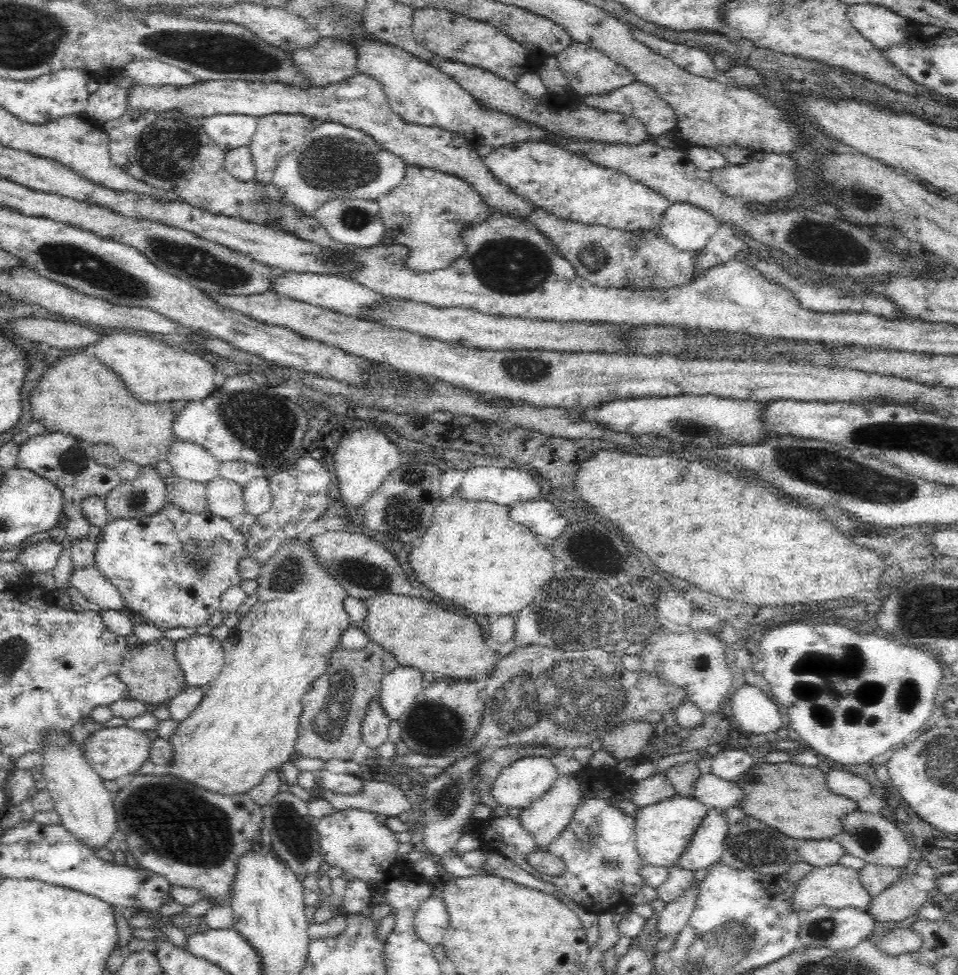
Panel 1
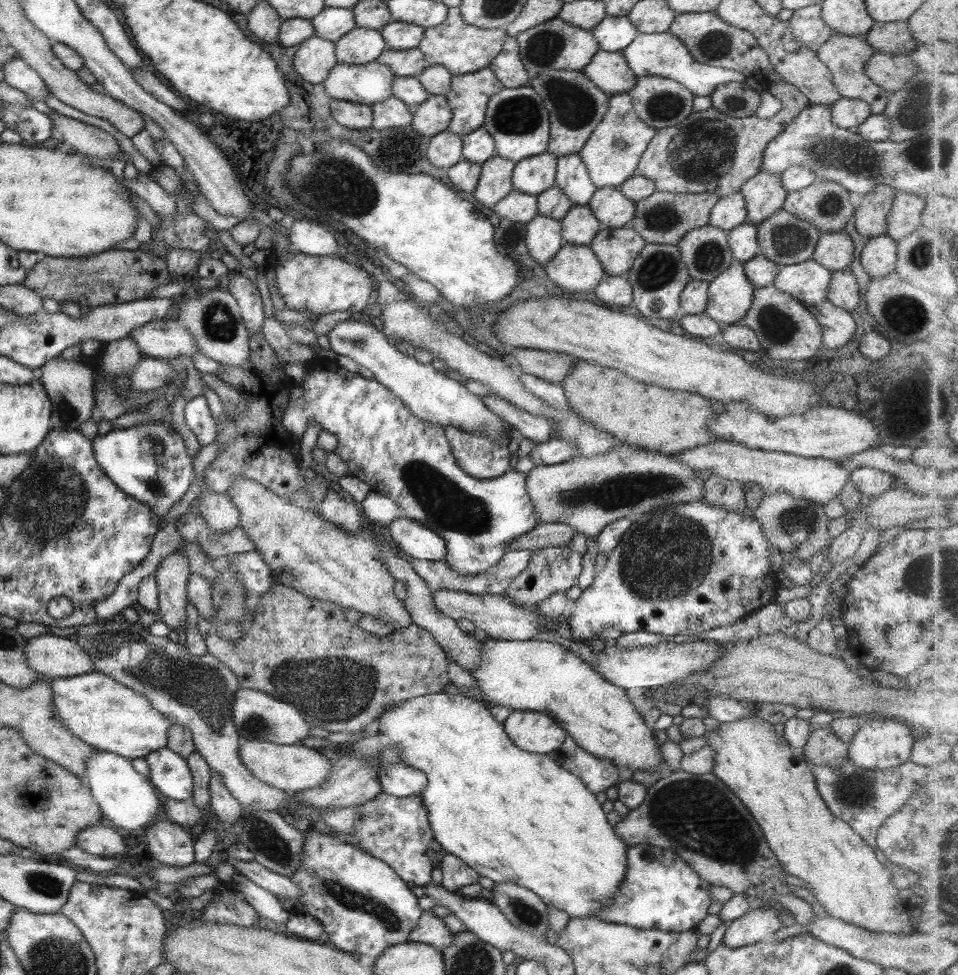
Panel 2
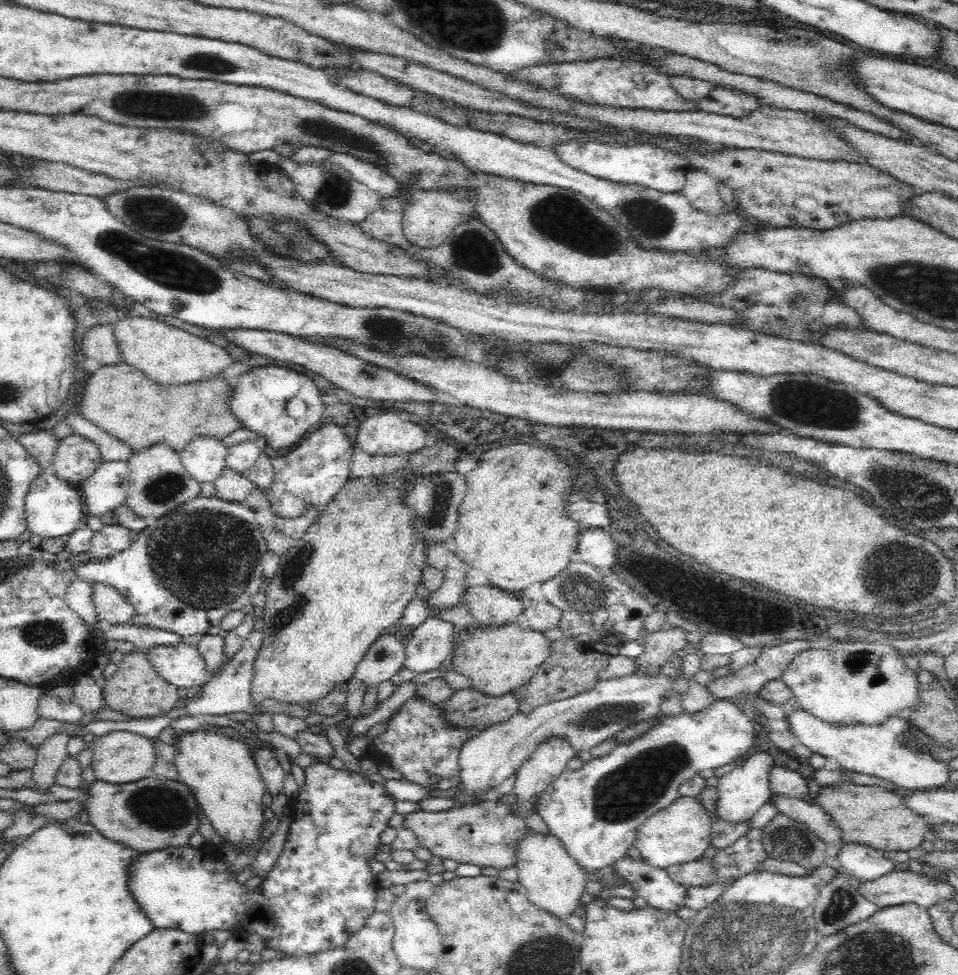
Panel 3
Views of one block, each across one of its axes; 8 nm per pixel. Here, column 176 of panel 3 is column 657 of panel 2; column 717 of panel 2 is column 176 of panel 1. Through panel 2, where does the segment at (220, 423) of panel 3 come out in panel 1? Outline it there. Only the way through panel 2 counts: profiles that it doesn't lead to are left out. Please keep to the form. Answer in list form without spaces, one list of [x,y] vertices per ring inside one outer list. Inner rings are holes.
[[[74,354],[56,360],[48,370],[38,378],[36,386],[30,392],[30,410],[32,418],[42,423],[48,433],[63,433],[93,445],[99,443],[110,444],[119,455],[141,467],[154,466],[164,460],[172,444],[177,442],[172,433],[173,414],[170,403],[136,403],[130,393],[124,390],[124,384],[116,378],[110,368],[104,368],[95,356],[88,354]]]

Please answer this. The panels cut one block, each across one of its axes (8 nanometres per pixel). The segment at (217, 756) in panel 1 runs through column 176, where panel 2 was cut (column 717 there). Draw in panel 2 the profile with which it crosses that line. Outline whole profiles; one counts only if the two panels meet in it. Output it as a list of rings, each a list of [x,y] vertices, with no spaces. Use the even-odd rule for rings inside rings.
[[[751,706],[752,715],[747,715],[742,719],[732,720],[728,723],[718,723],[718,725],[704,734],[705,744],[712,748],[712,769],[710,773],[716,776],[725,787],[729,788],[735,796],[745,805],[745,808],[751,813],[755,822],[760,826],[763,833],[763,838],[769,848],[769,851],[777,858],[779,864],[783,868],[783,872],[787,875],[801,879],[809,892],[815,896],[816,902],[821,905],[827,916],[833,919],[841,920],[846,924],[853,924],[859,928],[871,932],[901,932],[901,920],[897,920],[897,912],[893,912],[893,908],[897,907],[897,889],[894,888],[890,880],[890,873],[883,867],[874,856],[871,848],[857,835],[857,833],[840,818],[833,816],[831,811],[825,806],[823,799],[816,789],[816,780],[813,773],[810,771],[808,764],[804,761],[802,755],[789,753],[789,745],[782,744],[779,741],[779,735],[773,730],[771,723],[765,722],[758,713],[756,706]]]

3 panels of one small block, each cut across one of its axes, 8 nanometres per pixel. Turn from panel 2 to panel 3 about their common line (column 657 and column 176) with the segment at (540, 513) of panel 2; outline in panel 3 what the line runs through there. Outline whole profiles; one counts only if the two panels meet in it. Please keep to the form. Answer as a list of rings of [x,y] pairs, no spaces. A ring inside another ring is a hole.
[[[164,444],[133,453],[127,461],[130,480],[125,504],[140,518],[155,520],[200,496],[201,482],[186,472],[179,454]]]

